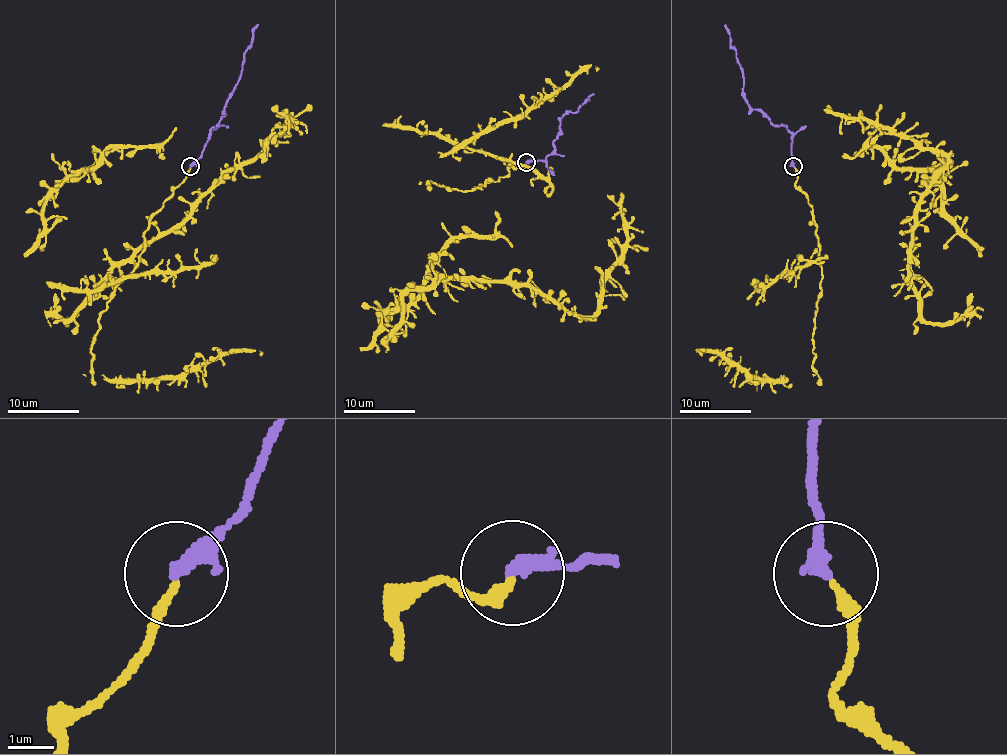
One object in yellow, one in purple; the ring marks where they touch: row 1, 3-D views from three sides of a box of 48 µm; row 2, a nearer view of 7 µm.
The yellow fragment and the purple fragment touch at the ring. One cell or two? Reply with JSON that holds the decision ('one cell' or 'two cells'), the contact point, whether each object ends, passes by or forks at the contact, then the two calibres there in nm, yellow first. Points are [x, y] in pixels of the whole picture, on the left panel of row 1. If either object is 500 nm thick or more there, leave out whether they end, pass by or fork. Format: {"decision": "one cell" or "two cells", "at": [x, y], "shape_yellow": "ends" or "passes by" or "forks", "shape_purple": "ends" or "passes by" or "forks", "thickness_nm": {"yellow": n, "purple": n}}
{"decision": "one cell", "at": [190, 166], "shape_yellow": "ends", "shape_purple": "ends", "thickness_nm": {"yellow": 190, "purple": 360}}

